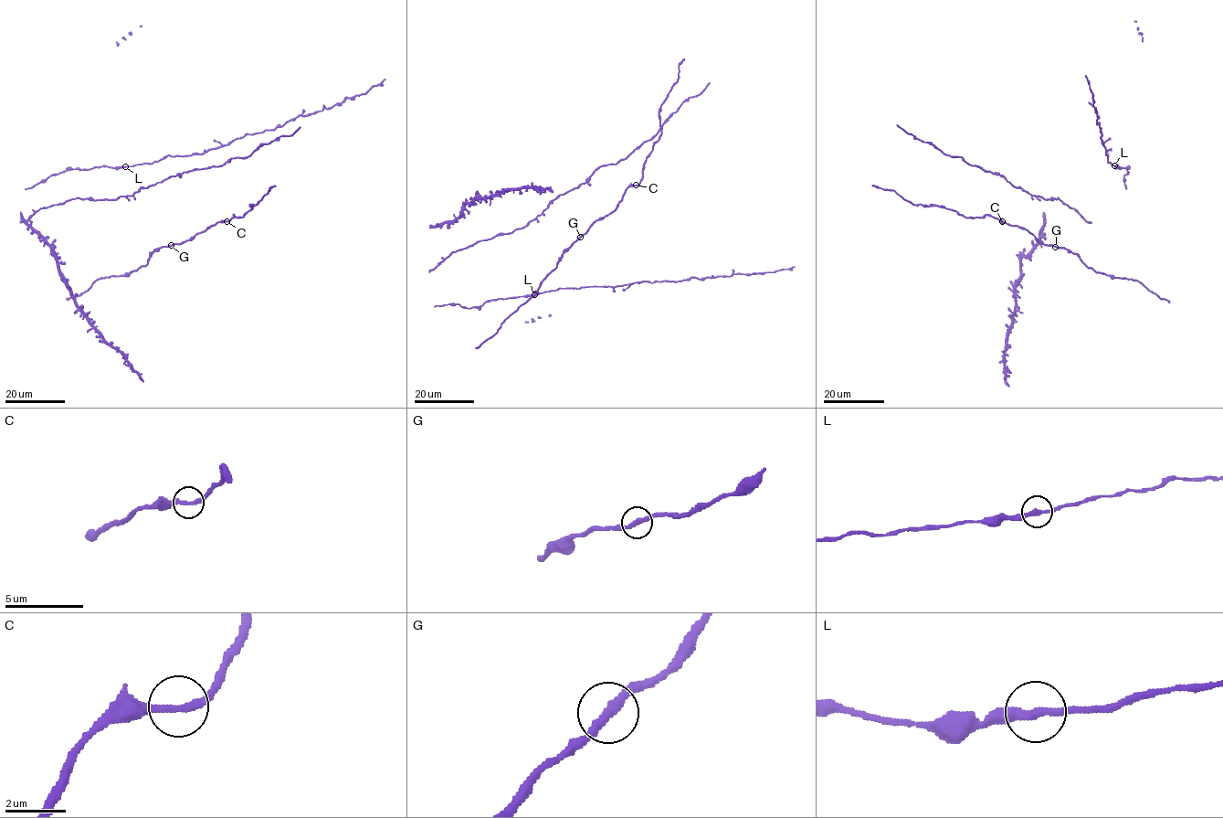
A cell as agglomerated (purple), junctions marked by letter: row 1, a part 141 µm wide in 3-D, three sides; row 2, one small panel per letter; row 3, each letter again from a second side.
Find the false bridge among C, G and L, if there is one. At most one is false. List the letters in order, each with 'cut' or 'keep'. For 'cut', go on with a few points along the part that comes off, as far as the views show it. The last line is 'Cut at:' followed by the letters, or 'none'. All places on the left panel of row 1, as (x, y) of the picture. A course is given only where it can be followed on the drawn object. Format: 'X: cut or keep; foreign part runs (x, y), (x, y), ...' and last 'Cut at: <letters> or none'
C: keep
G: keep
L: keep
Cut at: none

